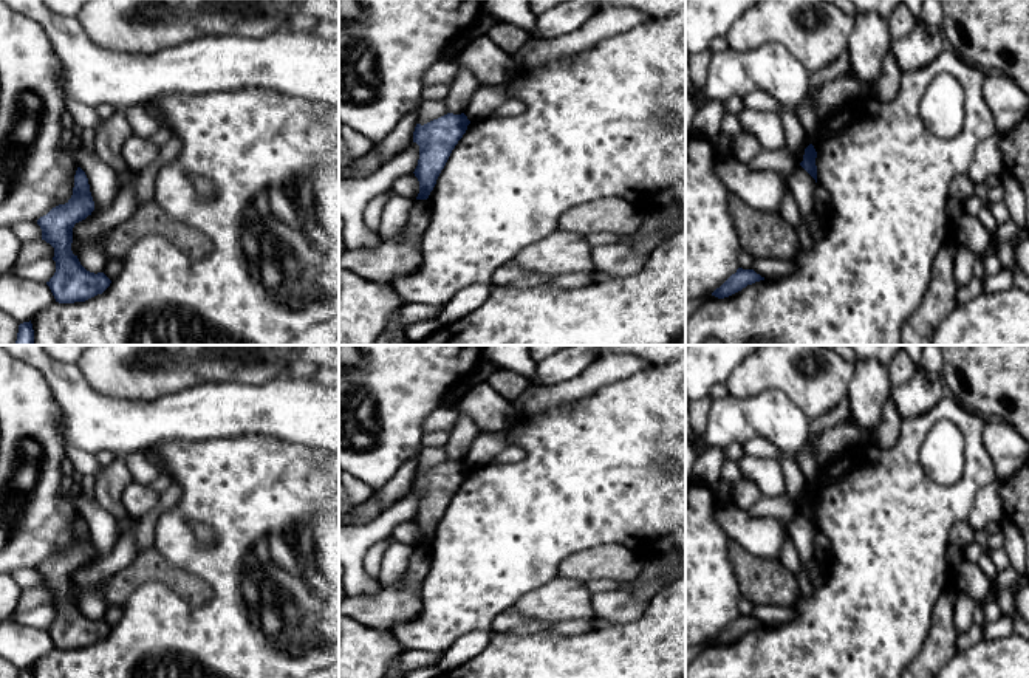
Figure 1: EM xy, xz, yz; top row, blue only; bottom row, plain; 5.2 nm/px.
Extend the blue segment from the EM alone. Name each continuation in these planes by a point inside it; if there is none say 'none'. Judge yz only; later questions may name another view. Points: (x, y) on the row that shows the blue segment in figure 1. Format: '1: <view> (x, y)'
none

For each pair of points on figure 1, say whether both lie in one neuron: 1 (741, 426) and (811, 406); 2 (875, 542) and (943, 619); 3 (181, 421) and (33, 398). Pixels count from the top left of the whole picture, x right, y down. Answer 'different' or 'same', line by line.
1: different
2: different
3: different

